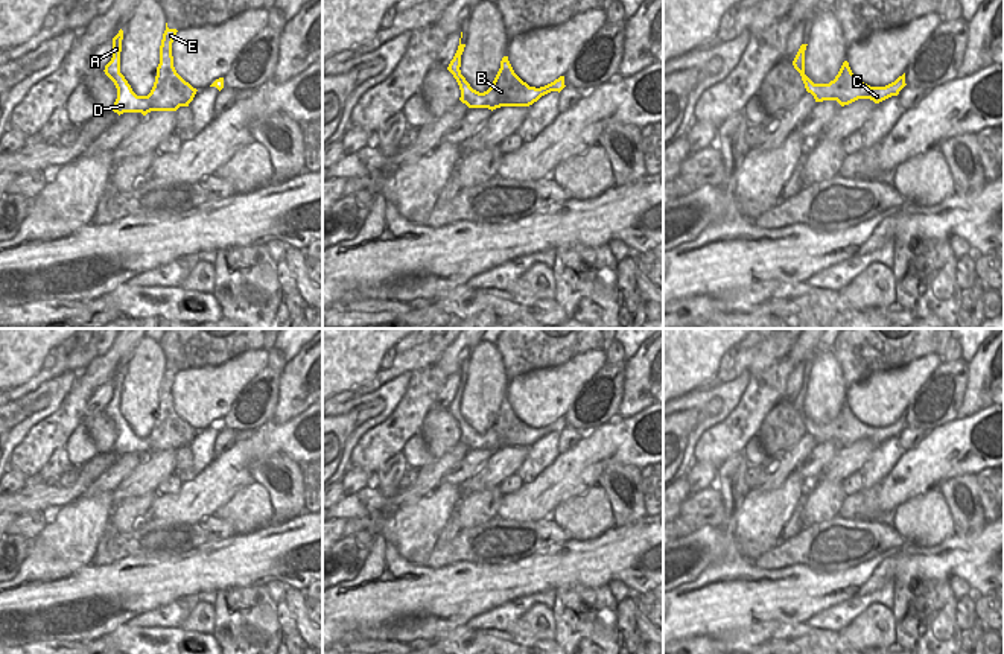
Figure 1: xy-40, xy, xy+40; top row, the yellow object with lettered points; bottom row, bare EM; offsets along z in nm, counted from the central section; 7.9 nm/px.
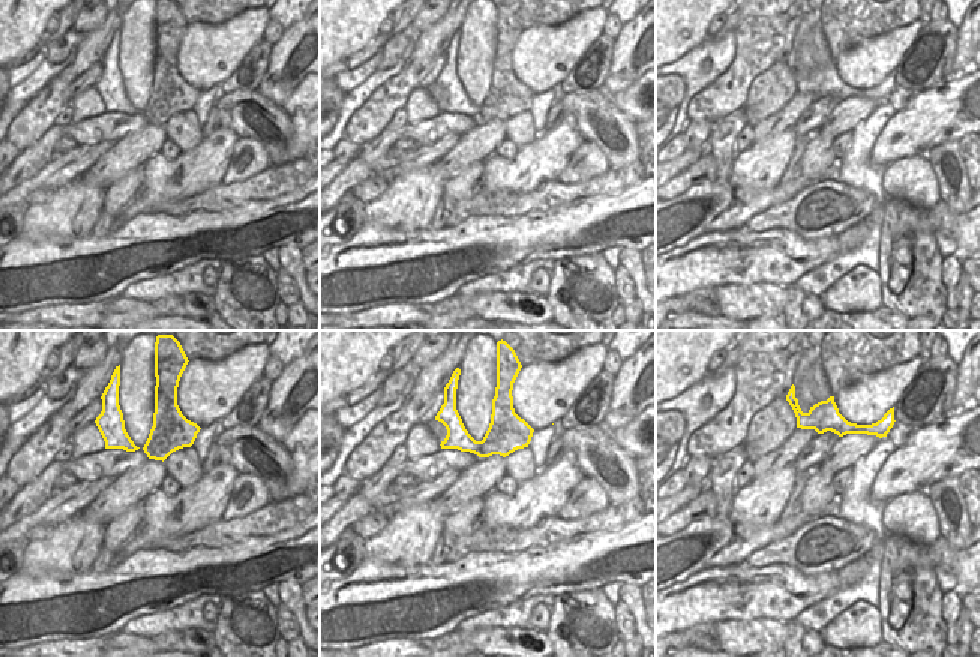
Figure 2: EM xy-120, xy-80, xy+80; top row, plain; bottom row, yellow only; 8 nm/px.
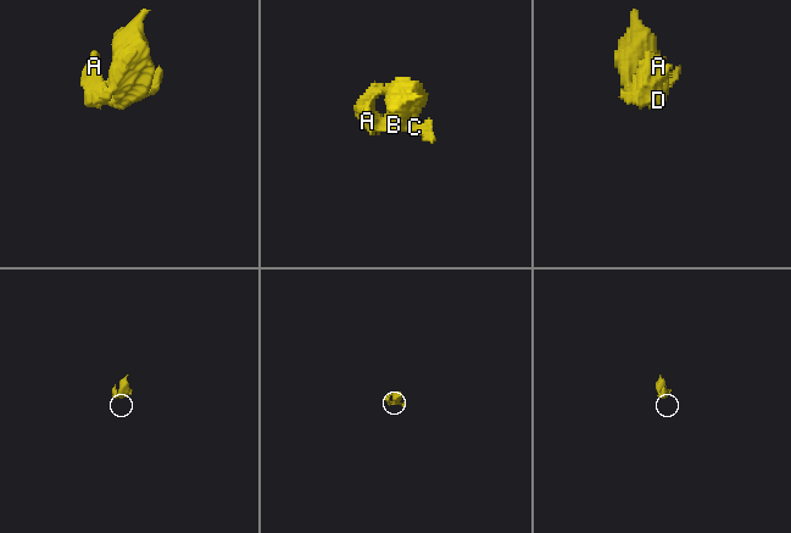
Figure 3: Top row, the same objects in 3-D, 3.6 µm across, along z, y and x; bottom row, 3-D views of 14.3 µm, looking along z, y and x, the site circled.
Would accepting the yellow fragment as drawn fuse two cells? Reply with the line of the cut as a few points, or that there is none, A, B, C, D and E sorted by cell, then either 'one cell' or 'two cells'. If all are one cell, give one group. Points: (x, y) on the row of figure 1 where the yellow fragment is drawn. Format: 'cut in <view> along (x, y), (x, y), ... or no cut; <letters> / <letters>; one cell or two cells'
no cut; A B C D E; one cell

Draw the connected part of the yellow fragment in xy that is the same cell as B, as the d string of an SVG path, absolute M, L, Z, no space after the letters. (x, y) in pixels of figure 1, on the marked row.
M461 43L458 50L450 61L447 70L453 75L456 79L461 97L459 100L465 103L469 108L488 108L496 110L500 106L529 106L534 102L537 102L542 96L551 93L551 91L561 91L564 85L564 76L560 76L554 82L535 88L529 87L526 82L523 82L513 70L508 56L504 56L500 61L500 68L491 84L491 87L479 93L470 87L470 84L465 81L465 78L461 75L461 55L464 52L465 44Z

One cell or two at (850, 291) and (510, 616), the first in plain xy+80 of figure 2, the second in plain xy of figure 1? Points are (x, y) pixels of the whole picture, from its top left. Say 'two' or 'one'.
two

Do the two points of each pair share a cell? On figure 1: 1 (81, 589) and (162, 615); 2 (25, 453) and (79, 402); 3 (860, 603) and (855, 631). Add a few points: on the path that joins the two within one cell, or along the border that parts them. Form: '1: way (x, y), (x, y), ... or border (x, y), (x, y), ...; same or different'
1: border (184, 596), (146, 610), (125, 622); different
2: way (38, 444), (67, 415); same
3: border (890, 609), (881, 604), (870, 604), (838, 631); different

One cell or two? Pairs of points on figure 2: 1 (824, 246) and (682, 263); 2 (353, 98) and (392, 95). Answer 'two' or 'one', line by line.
1: one
2: two

